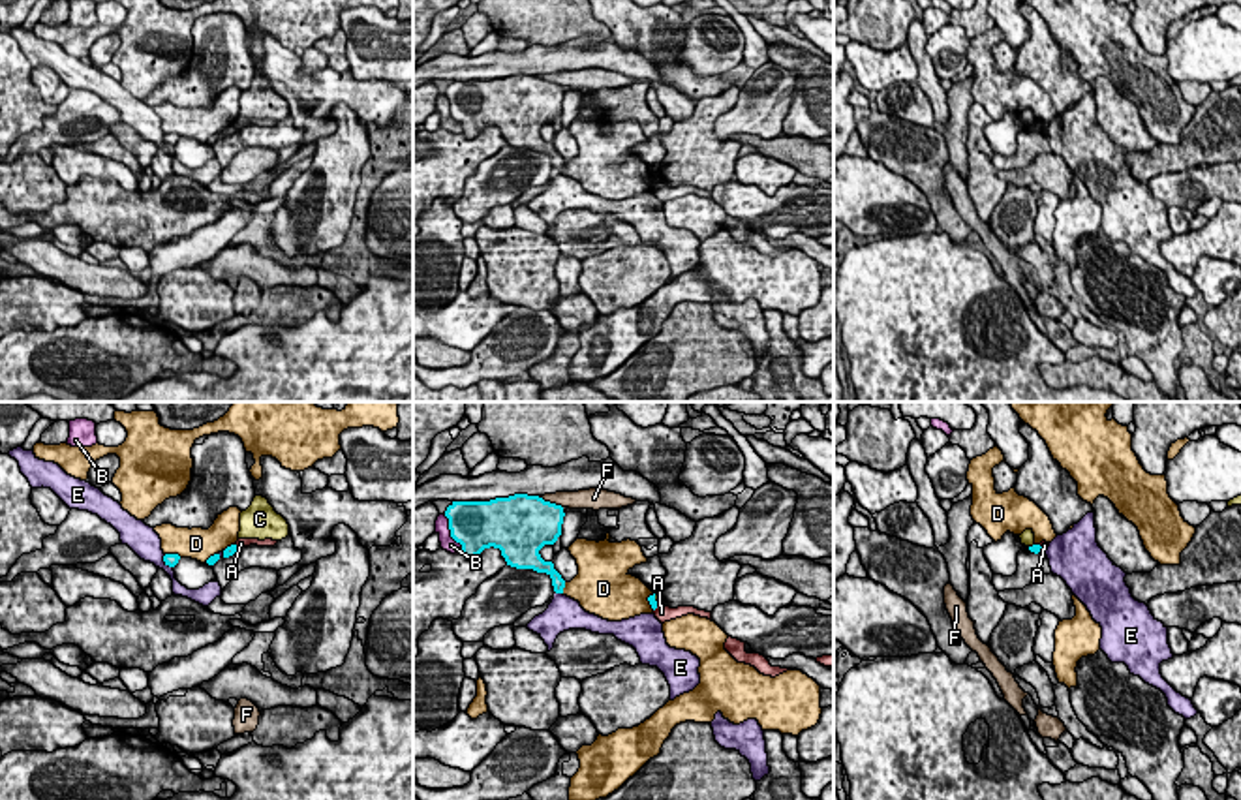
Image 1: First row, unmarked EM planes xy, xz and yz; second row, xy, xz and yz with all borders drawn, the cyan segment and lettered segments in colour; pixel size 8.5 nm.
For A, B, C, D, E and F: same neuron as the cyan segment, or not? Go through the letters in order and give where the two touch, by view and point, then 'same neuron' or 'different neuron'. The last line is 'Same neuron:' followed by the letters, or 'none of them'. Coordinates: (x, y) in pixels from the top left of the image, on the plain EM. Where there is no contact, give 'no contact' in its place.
A: xz (656, 186) | different neuron
B: xz (451, 113) | different neuron
C: xz (654, 179) | different neuron
D: xz (564, 166) | different neuron
E: xz (560, 171) | different neuron
F: xz (549, 81) | different neuron
Same neuron: none of them

